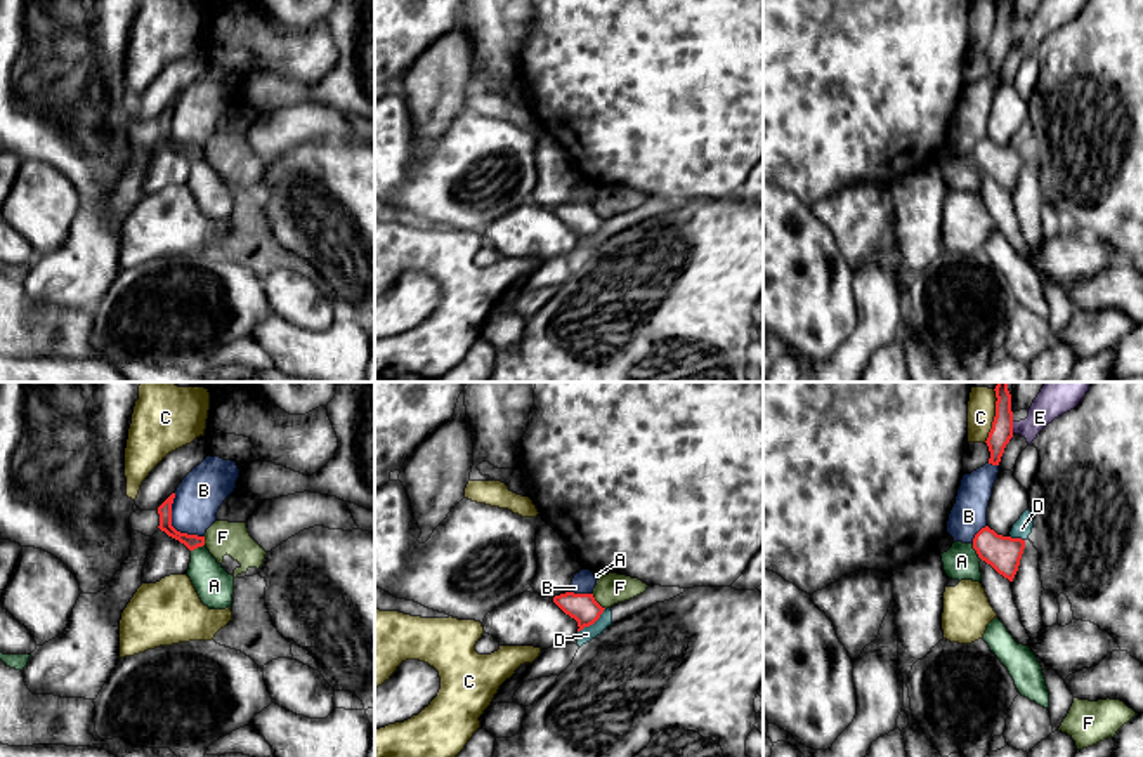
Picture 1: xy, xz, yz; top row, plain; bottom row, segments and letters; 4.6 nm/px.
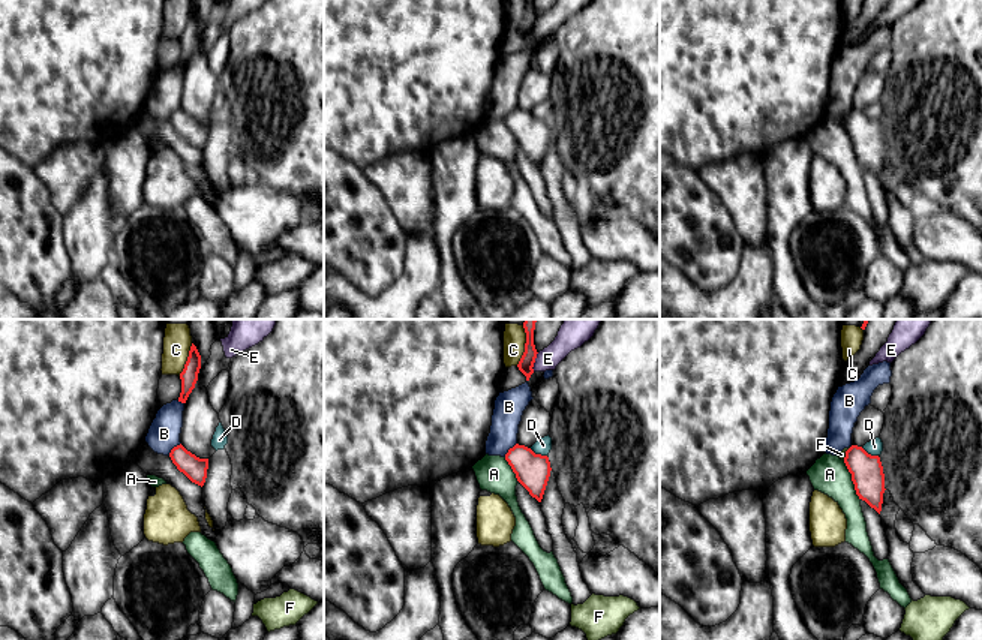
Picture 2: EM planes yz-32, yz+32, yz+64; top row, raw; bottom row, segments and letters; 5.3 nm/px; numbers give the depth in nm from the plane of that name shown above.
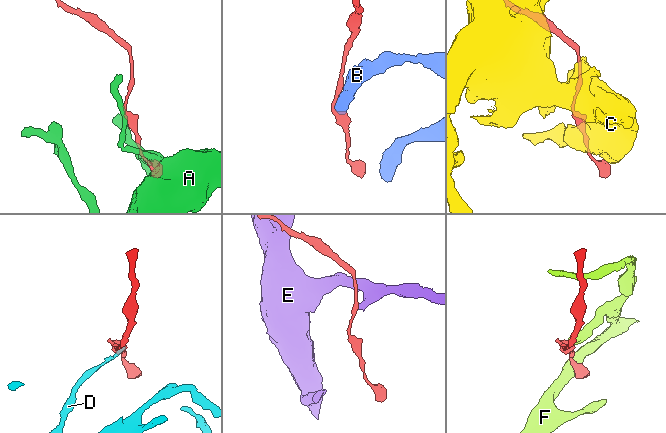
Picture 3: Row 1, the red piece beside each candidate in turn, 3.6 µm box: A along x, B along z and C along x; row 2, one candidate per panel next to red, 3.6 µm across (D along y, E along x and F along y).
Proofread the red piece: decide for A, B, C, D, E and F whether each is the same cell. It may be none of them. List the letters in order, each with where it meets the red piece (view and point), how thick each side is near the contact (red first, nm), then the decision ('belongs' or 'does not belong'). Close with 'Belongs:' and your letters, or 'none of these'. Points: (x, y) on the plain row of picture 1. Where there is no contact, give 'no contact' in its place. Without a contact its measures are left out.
A: contact yz (977, 164); calibres 160 and 160 nm; does not belong
B: contact xy (170, 136); calibres 70 and 220 nm; does not belong
C: contact yz (996, 26); calibres 100 and 130 nm; does not belong
D: contact xz (592, 235); calibres 140 and 70 nm; does not belong
E: contact yz (1012, 39); calibres 100 and 140 nm; does not belong
F: contact xz (597, 214); calibres 140 and 140 nm; does not belong
Belongs: none of these

